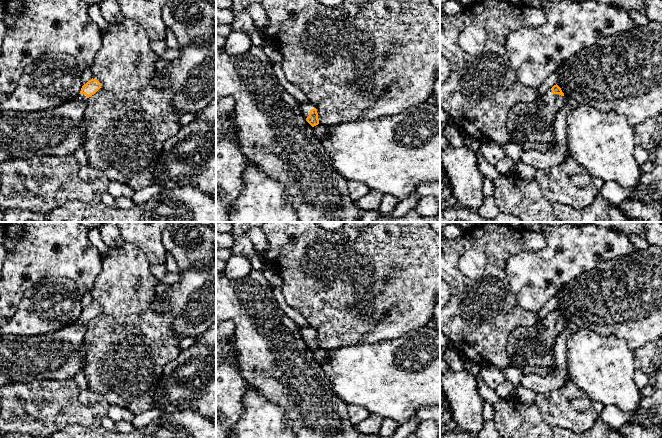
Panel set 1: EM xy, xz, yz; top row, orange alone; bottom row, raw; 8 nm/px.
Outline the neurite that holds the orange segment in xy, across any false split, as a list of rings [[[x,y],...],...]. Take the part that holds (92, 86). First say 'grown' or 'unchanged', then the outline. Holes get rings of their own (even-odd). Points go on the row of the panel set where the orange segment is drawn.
grown; [[[92,78],[82,86],[78,96],[57,107],[35,112],[0,109],[0,147],[9,153],[10,158],[74,154],[85,138],[80,130],[80,122],[85,117],[88,98],[100,88],[101,83]]]

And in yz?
grown; [[[556,84],[537,103],[516,104],[510,110],[506,123],[512,141],[518,144],[553,144],[557,140],[554,121],[567,102],[561,88]]]

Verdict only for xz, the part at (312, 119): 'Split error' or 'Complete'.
Split error

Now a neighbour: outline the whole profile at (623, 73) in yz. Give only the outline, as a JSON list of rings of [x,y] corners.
[[[650,21],[644,26],[611,37],[601,38],[595,44],[561,61],[557,85],[568,102],[590,105],[601,112],[615,112],[624,116],[634,127],[644,120],[662,113],[662,26]]]

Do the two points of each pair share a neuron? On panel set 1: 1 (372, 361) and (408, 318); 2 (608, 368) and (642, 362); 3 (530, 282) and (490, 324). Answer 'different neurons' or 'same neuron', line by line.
1: different neurons
2: different neurons
3: different neurons

